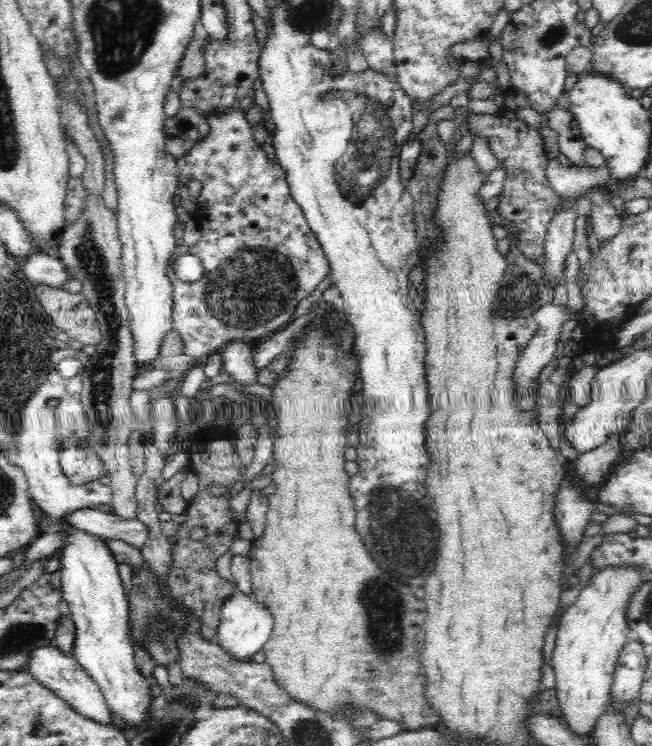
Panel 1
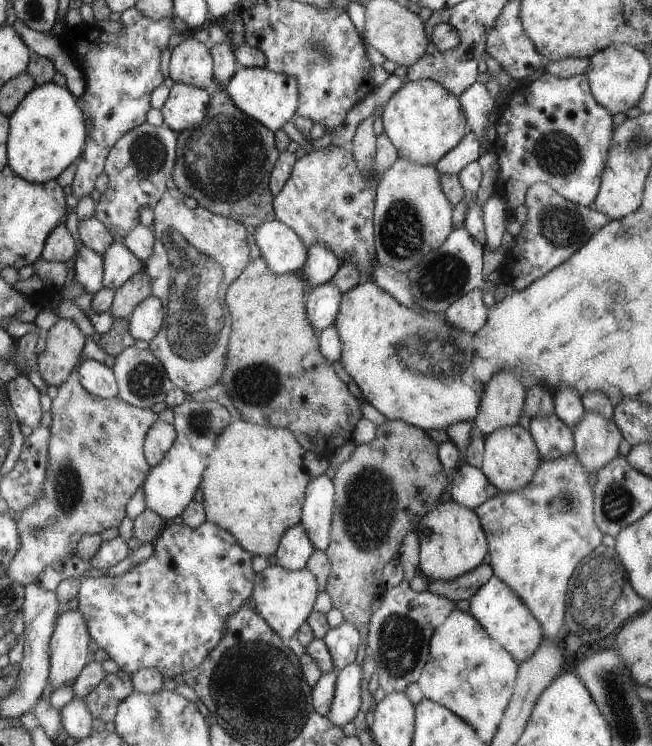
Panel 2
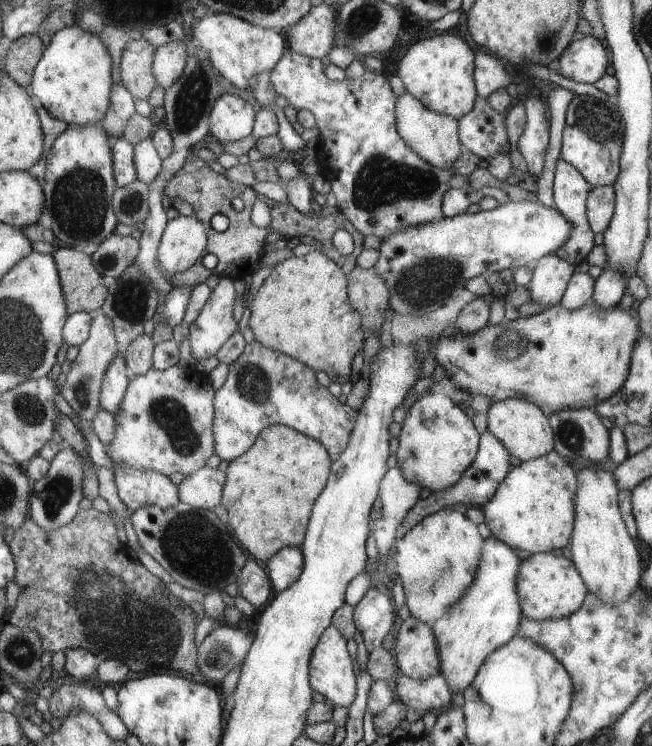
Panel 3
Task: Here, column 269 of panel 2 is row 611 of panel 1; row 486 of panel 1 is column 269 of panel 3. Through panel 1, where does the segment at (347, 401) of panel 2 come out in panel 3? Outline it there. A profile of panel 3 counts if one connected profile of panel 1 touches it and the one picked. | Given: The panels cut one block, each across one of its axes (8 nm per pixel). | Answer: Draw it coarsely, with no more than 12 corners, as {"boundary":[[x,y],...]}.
{"boundary":[[318,250],[248,304],[255,341],[340,385],[367,334]]}

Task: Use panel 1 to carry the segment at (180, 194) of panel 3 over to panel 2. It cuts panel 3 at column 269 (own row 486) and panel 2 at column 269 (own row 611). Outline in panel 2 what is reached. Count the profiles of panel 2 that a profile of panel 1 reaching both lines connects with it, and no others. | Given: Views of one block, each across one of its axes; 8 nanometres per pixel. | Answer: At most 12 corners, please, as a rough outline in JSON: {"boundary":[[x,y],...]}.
{"boundary":[[210,89],[171,176],[199,207],[275,220],[275,133]]}

